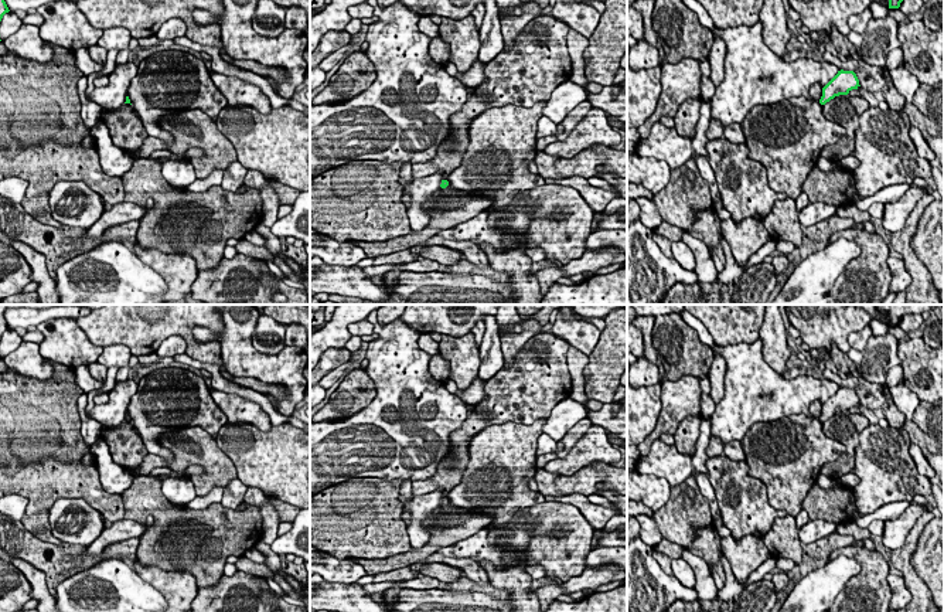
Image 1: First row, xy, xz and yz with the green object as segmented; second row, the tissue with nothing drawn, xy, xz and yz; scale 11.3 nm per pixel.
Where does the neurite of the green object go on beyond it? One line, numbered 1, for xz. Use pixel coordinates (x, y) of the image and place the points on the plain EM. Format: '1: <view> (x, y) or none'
1: none

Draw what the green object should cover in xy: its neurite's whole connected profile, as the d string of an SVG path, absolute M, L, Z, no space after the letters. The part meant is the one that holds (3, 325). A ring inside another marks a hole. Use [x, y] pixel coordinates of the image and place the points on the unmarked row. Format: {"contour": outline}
{"contour": "M0 305L0 339L6 330L8 330L8 324L4 319L4 312L7 309L18 309L18 307L28 307L28 309L50 309L55 306L68 306L68 305Z"}

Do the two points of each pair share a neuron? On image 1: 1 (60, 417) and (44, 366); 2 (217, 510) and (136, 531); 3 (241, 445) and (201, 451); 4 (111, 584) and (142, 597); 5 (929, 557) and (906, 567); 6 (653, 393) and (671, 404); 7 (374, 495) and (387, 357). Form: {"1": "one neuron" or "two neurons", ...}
{"1": "two neurons", "2": "two neurons", "3": "two neurons", "4": "one neuron", "5": "two neurons", "6": "two neurons", "7": "two neurons"}

